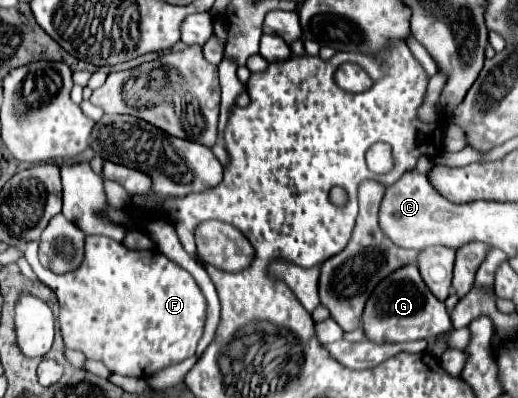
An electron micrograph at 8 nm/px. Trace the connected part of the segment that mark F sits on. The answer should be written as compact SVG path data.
M86 237L84 263L74 273L66 275L56 275L38 261L36 243L26 243L24 257L38 279L58 297L60 329L68 349L76 349L90 359L104 361L112 373L134 377L148 377L154 371L180 363L196 353L196 345L206 323L206 299L194 277L160 251L130 251L110 237Z

